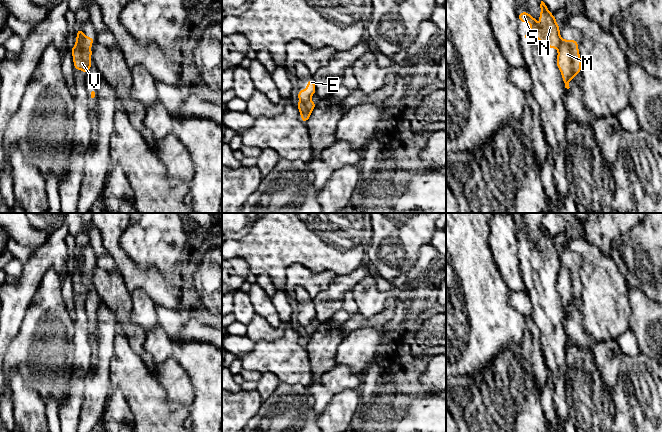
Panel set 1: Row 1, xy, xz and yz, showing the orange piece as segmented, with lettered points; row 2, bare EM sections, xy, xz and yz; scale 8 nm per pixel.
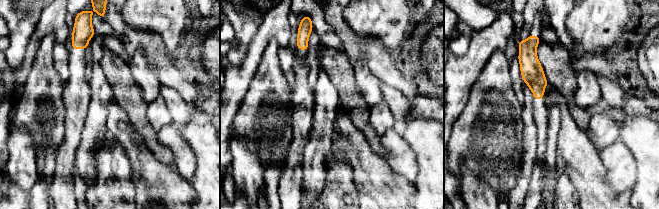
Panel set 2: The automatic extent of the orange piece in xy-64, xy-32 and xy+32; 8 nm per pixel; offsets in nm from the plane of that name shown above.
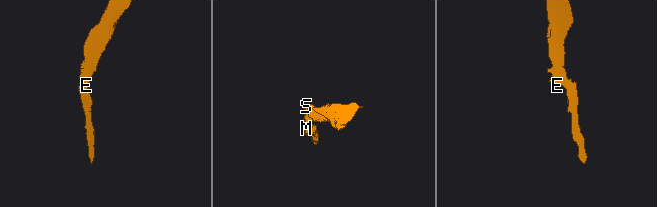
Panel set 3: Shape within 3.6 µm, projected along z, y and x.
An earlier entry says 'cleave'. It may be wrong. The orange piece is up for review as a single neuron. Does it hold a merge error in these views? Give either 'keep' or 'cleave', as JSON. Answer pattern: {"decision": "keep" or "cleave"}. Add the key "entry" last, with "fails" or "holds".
{"decision": "cleave", "entry": "holds"}

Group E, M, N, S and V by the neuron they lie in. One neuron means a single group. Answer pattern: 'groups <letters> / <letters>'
groups E N S / M V

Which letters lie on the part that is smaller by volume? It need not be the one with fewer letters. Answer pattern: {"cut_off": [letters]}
{"cut_off": ["M", "V"]}

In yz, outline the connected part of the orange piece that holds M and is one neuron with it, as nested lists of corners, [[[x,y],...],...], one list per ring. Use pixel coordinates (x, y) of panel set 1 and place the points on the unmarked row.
[[[561,263],[558,280],[557,291],[559,292],[565,312],[569,313],[569,304],[574,303],[576,298],[581,295],[581,282],[578,274],[578,266],[576,264]]]

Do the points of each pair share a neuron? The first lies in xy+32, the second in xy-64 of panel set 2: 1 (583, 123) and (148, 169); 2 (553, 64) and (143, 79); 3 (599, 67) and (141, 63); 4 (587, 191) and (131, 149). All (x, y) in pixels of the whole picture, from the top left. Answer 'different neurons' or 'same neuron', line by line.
1: different neurons
2: different neurons
3: different neurons
4: different neurons

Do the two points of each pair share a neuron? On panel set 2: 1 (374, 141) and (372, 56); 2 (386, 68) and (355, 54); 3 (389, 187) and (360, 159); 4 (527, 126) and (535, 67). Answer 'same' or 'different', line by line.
1: different
2: same
3: same
4: different

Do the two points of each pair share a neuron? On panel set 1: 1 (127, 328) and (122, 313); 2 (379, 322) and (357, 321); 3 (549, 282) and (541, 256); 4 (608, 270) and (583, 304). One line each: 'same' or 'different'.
1: same
2: same
3: same
4: same

